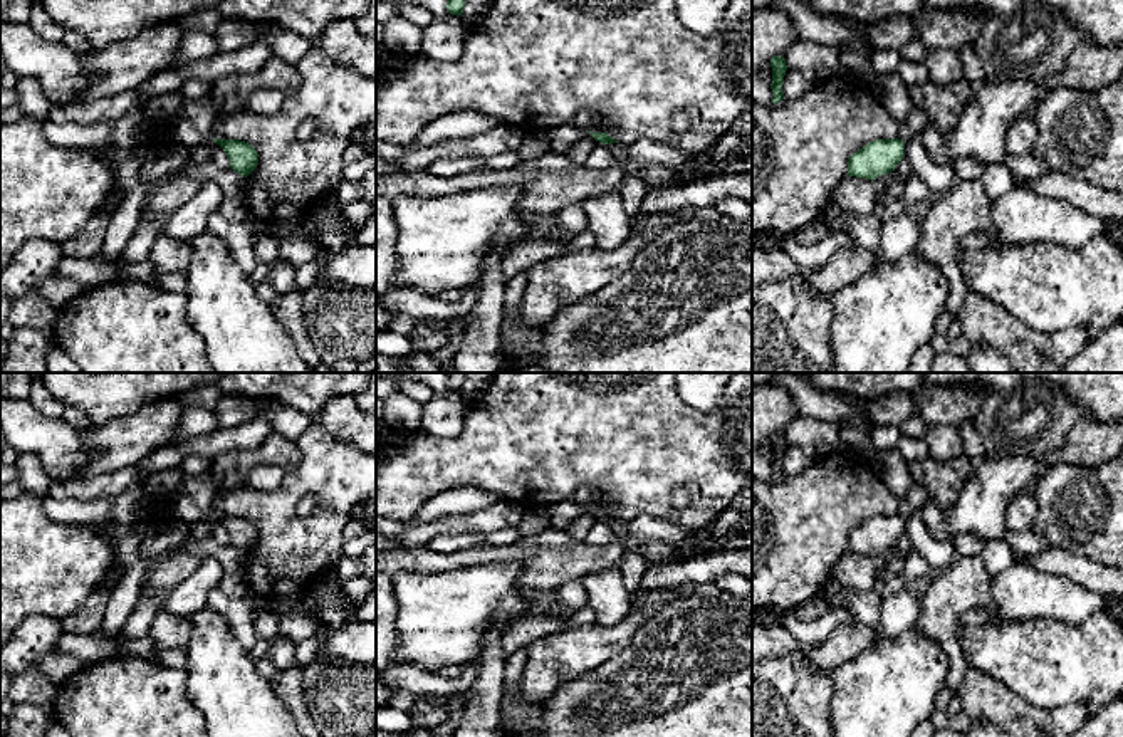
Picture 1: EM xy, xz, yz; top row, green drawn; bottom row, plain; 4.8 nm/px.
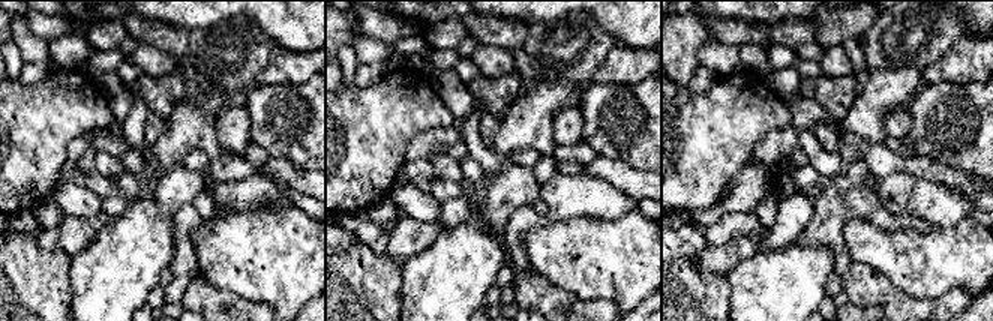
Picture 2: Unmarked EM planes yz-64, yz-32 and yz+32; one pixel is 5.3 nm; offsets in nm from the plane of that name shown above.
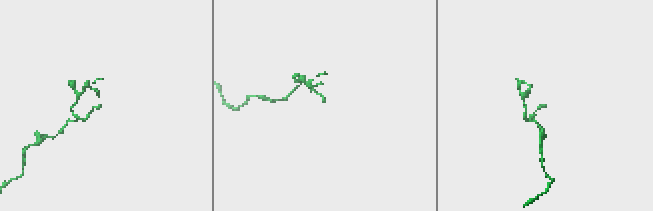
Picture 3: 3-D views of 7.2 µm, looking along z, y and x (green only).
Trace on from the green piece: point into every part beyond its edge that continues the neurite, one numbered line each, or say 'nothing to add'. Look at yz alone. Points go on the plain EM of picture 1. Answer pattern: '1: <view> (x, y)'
nothing to add

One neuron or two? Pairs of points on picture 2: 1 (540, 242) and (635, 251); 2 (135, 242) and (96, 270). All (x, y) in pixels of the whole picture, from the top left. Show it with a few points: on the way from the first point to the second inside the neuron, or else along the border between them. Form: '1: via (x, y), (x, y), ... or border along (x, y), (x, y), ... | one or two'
1: via (564, 251), (611, 251) | one
2: via (126, 251), (105, 270) | one

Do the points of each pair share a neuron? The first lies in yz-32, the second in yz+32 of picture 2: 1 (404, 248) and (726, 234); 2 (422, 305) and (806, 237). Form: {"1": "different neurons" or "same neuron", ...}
{"1": "different neurons", "2": "different neurons"}

